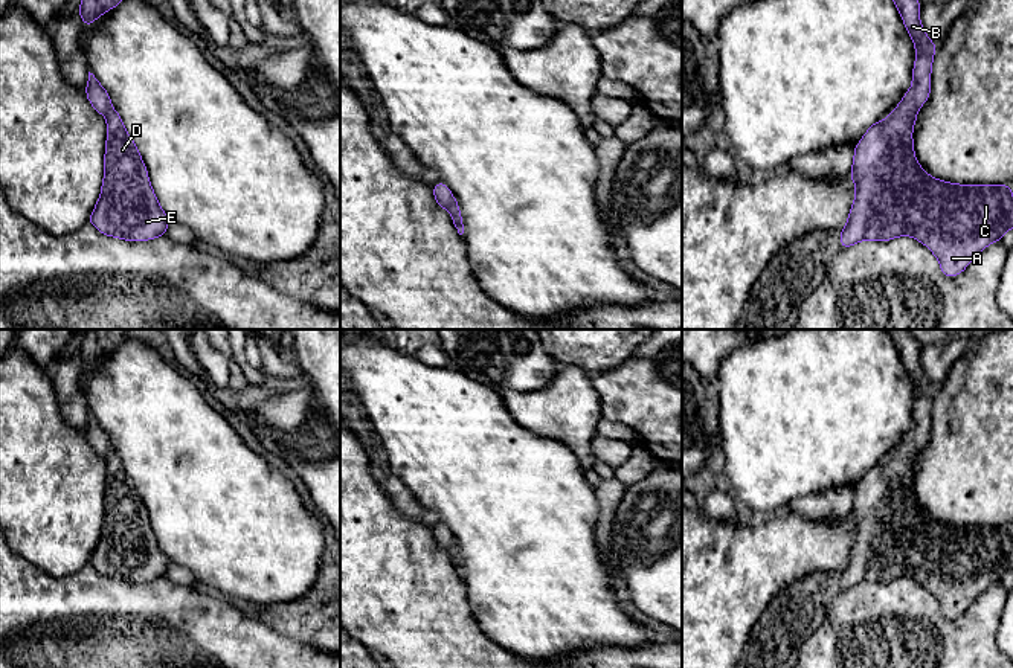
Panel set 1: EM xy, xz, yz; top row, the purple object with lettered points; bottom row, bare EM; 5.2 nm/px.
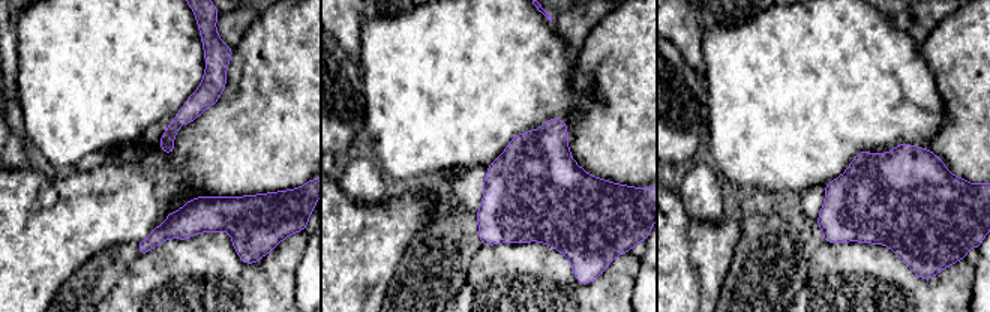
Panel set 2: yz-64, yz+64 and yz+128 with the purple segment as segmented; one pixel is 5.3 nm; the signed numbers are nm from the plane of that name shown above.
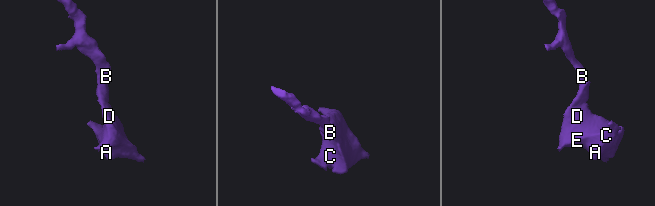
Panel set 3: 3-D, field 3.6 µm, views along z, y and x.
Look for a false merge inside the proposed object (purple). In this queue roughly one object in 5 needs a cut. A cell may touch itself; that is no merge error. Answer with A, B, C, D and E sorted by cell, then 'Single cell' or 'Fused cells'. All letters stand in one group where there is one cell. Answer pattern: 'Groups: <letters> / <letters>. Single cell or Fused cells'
Groups: A B C D E. Single cell

